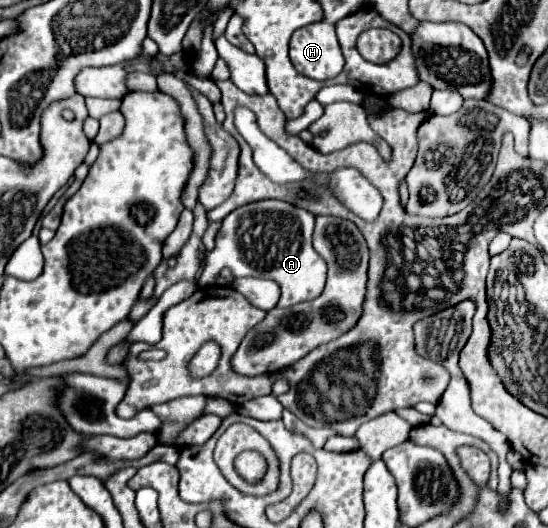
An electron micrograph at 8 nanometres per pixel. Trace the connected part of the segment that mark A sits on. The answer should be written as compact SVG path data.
M262 199L242 205L226 215L216 235L216 247L206 255L206 267L200 275L198 287L216 283L224 267L238 277L272 279L280 285L280 299L276 307L292 307L302 301L312 301L326 283L326 261L312 247L314 215L306 209L290 205L280 199Z

